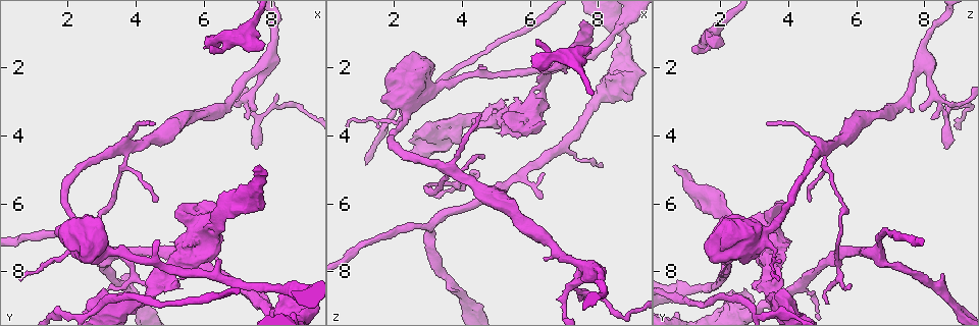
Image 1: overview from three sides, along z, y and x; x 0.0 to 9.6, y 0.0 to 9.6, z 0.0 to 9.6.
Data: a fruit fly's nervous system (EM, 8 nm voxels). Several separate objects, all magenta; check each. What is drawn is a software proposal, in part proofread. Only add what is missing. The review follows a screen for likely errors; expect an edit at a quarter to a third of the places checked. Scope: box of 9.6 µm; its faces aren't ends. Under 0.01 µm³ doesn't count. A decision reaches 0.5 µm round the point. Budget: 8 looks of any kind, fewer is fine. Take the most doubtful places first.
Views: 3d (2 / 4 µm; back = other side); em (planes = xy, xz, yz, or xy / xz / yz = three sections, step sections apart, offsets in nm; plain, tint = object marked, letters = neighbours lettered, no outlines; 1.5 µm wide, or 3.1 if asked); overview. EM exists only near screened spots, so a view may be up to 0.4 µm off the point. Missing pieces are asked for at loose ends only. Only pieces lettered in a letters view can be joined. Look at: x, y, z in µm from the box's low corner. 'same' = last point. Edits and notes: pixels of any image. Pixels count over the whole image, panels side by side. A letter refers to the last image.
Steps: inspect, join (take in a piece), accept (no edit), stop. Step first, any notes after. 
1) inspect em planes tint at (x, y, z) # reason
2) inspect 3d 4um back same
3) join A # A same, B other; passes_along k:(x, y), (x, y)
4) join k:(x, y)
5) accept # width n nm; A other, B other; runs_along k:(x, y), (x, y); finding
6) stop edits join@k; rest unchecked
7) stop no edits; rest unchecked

inspect 3d 4um at (7.55, 4.95, 0.60) # an open end

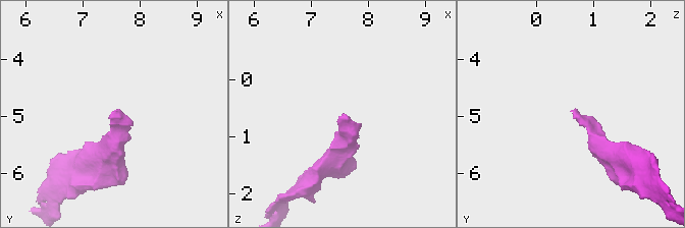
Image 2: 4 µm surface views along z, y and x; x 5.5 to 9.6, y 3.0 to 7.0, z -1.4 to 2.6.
inspect em planes plain at (7.55, 4.90, 0.60)

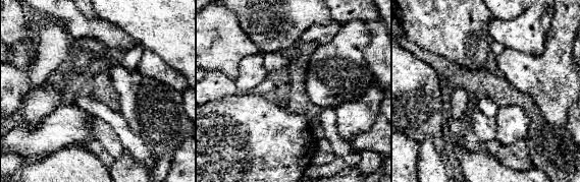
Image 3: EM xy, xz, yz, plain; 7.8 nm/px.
inspect em planes letters same # what lies round it

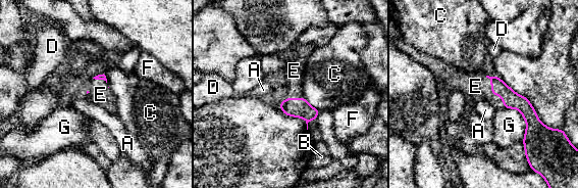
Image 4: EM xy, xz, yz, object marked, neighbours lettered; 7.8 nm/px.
join E # longest_contact E 300 nm; A other, B other, C other, D other, E same, F other, G other; passes_along 4:(511, 99), (492, 94), (475, 86); it goes on there

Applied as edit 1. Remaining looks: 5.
inspect overview # see it whole again

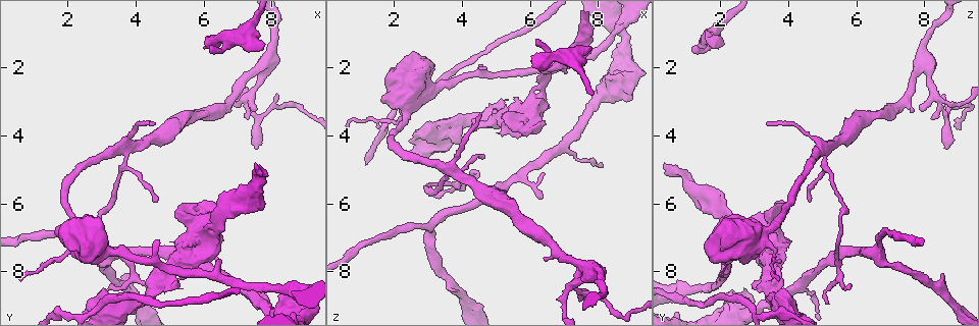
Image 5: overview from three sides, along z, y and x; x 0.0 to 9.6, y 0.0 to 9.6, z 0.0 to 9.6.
inspect em planes letters at (5.10, 6.25, 3.45) # stops while still wide

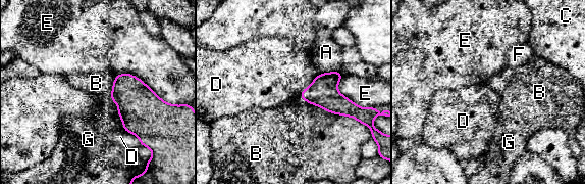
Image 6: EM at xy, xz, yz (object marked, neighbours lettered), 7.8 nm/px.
accept # A other, B other, C other, D other, E other, F other, G other; no lettered piece goes on from it

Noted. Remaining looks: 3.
inspect em planes tint at (4.40, 9.00, 5.10) # free end

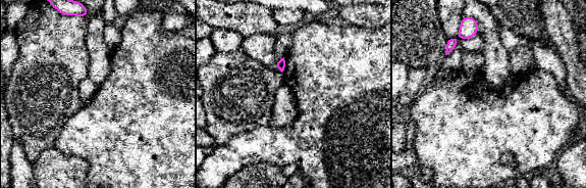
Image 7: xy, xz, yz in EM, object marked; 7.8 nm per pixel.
inspect em planes letters same # what lies round it

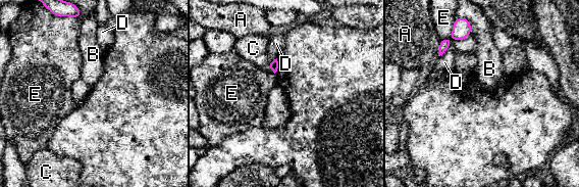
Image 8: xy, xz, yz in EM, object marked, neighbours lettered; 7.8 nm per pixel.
accept # longest_contact D 130 nm; A other, B other, C other, D other, E other; border 8:(274, 58), (270, 63), (272, 72); no lettered piece goes on from it

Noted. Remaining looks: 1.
stop edits join@4; rest unchecked

